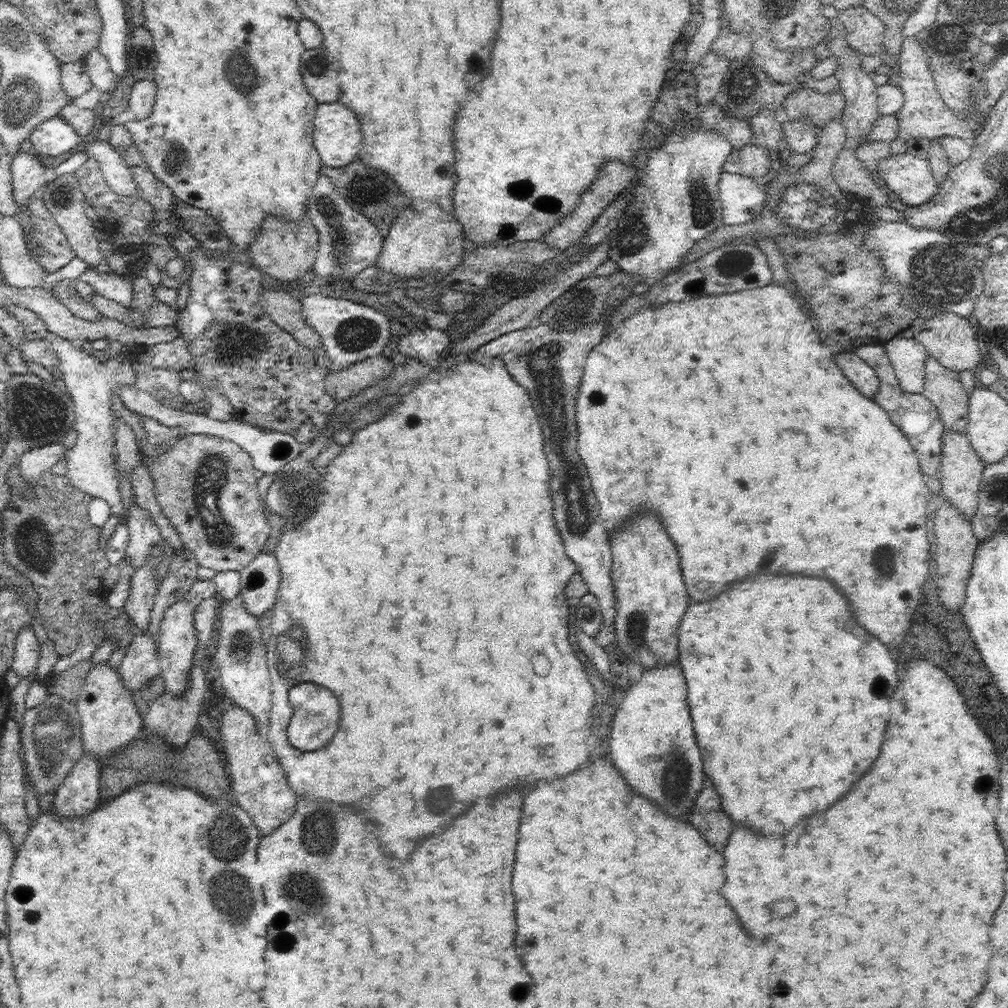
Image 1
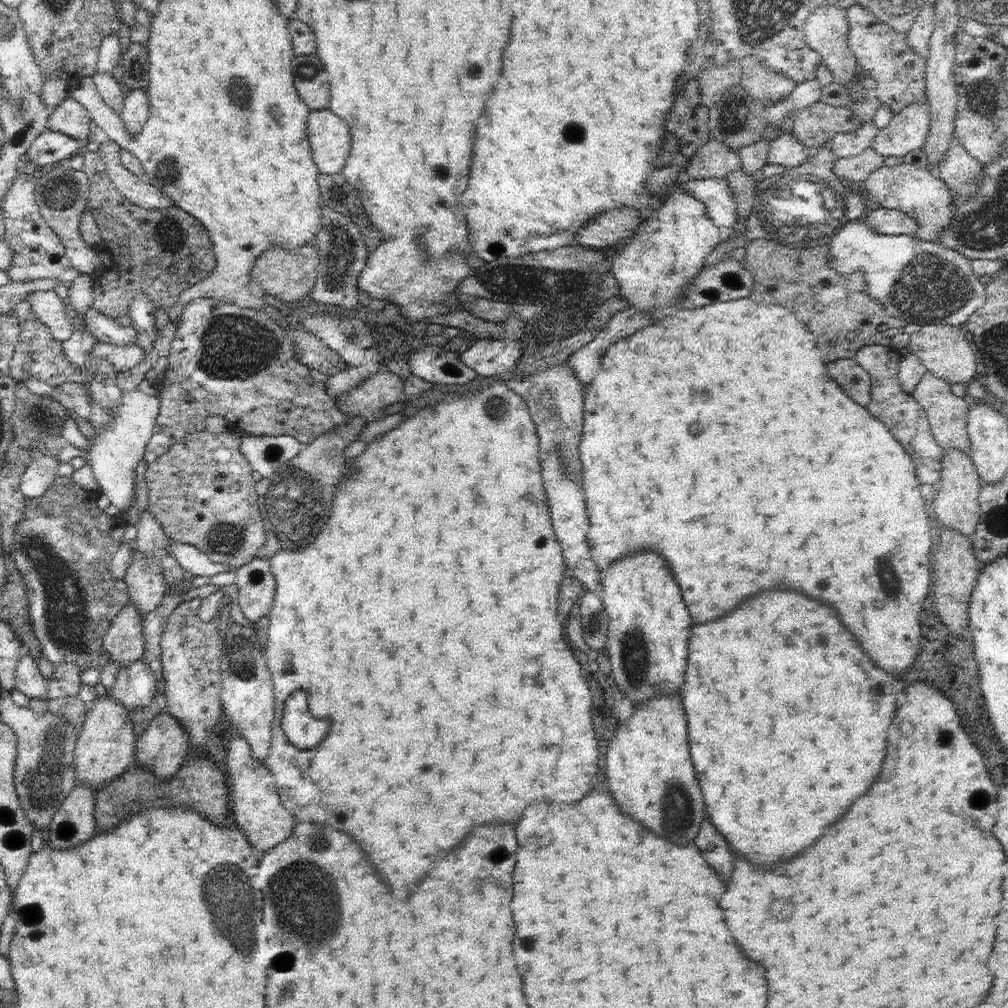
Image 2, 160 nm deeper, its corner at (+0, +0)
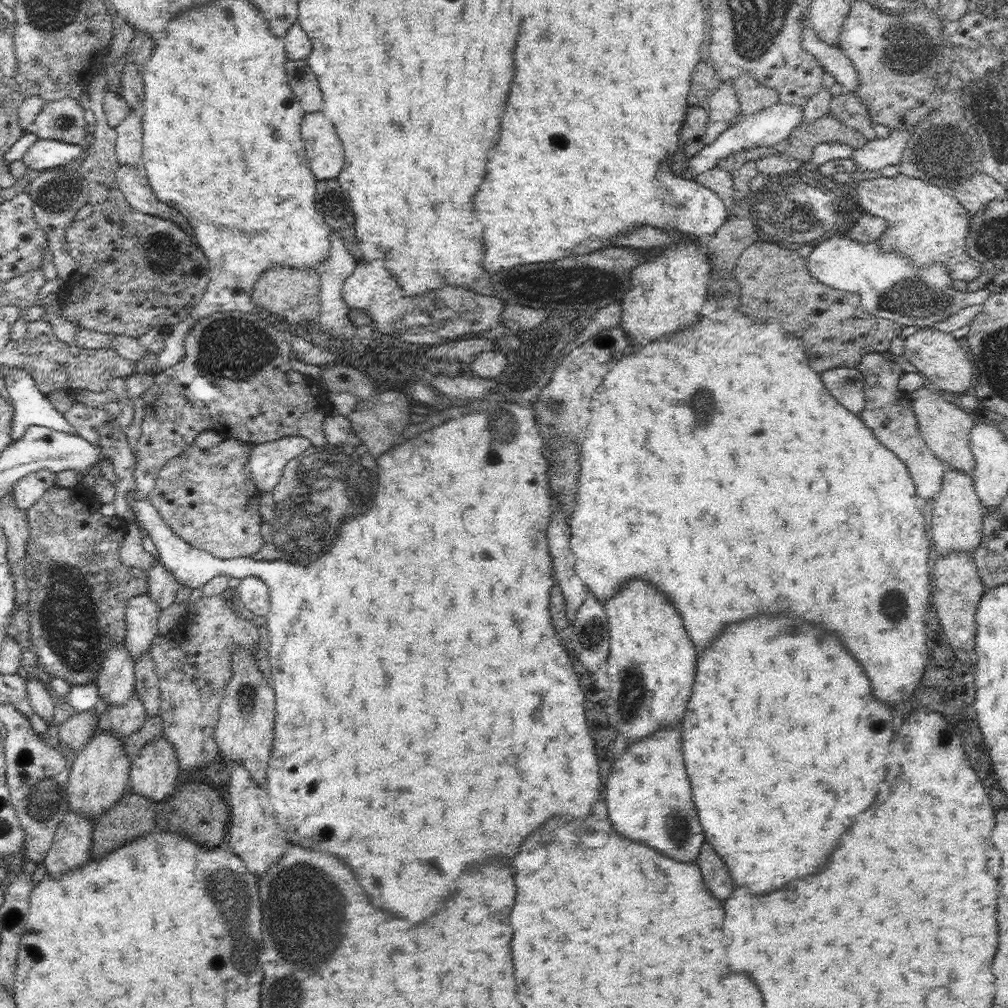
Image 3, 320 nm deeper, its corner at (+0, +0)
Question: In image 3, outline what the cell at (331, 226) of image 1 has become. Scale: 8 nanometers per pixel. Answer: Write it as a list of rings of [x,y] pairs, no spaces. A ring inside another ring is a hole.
[[[331,229],[331,253],[330,256],[322,262],[318,271],[320,273],[321,285],[319,288],[319,300],[321,311],[318,316],[319,330],[329,334],[334,340],[347,340],[354,338],[356,334],[356,327],[348,319],[348,313],[352,308],[348,308],[348,303],[343,298],[343,284],[344,281],[353,273],[359,259],[356,258],[348,248],[340,235]]]

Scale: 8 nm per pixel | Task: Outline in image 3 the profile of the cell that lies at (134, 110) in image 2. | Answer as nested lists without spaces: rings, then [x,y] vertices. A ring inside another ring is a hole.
[[[131,108],[131,113],[115,128],[115,153],[119,164],[137,167],[143,160],[143,130],[140,118]]]

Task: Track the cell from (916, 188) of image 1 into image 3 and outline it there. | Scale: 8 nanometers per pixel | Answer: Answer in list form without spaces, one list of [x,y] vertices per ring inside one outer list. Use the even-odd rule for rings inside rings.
[[[898,174],[896,178],[881,176],[876,180],[862,179],[856,190],[857,205],[865,213],[886,221],[886,232],[879,239],[882,253],[894,251],[898,255],[904,255],[918,268],[941,262],[953,280],[972,282],[983,272],[981,262],[966,252],[971,214],[958,203],[945,185],[938,187],[918,178]]]

